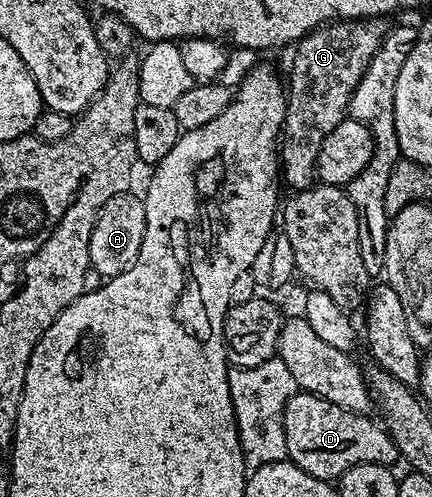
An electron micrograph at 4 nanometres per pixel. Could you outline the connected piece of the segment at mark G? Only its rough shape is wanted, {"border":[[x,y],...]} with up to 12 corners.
{"border":[[382,17],[298,41],[280,149],[294,191],[314,185],[347,118]]}

